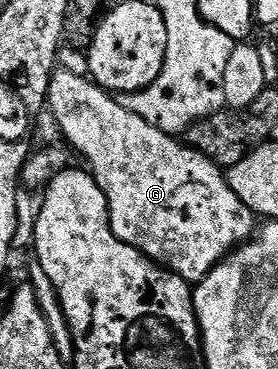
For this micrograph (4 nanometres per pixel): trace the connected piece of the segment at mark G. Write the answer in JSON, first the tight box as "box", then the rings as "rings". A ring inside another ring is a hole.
{"box":[48,70,256,282],"rings":[[[63,70],[55,71],[50,79],[48,112],[54,115],[54,120],[58,123],[59,130],[66,135],[67,142],[90,163],[88,171],[94,177],[94,181],[100,186],[100,190],[104,190],[104,198],[110,211],[110,229],[116,234],[116,238],[120,238],[138,252],[144,253],[155,264],[161,264],[162,267],[169,268],[170,271],[175,272],[177,276],[184,278],[188,282],[197,282],[204,279],[239,244],[245,244],[247,240],[255,235],[256,217],[254,211],[248,206],[244,206],[244,202],[240,202],[240,198],[236,198],[232,186],[226,181],[226,172],[223,169],[211,162],[204,154],[200,154],[195,148],[190,147],[189,144],[175,138],[171,133],[152,126],[152,122],[144,122],[144,118],[140,118],[140,114],[132,114],[132,110],[124,110],[124,106],[120,106],[117,99],[107,92],[105,88],[95,84],[93,79],[77,76]]]}

